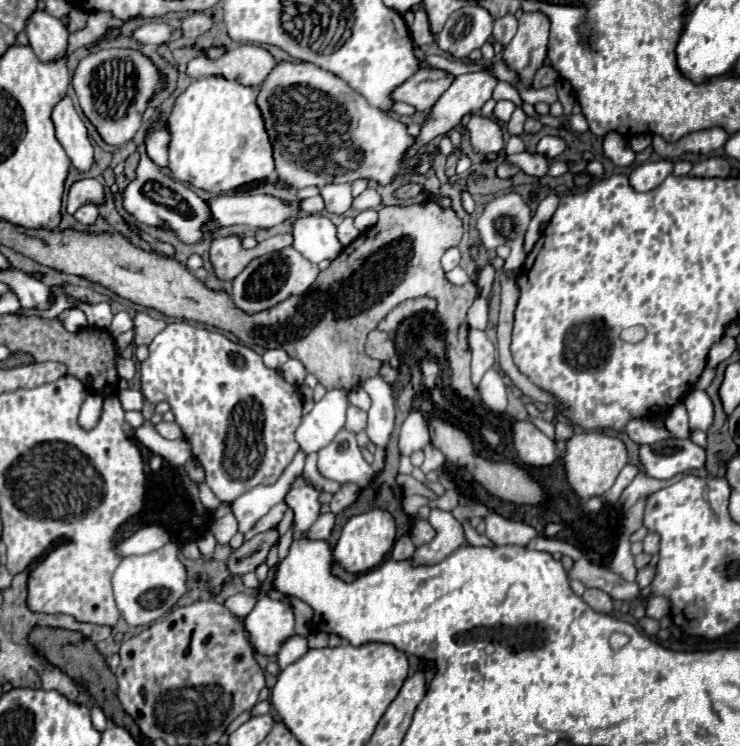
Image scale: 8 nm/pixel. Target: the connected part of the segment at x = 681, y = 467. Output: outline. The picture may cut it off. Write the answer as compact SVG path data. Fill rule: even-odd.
M668 438L656 444L640 444L638 460L646 476L670 480L676 474L702 468L706 464L706 452L692 440Z

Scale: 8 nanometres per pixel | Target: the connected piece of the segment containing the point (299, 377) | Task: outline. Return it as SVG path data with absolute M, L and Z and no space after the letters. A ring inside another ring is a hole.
M290 358L290 360L280 368L280 374L282 374L284 380L288 380L290 384L294 384L294 386L302 386L304 376L306 376L306 368L302 366L300 360Z

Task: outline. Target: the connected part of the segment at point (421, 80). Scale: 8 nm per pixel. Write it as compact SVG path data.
M422 68L392 92L392 100L412 104L416 110L426 112L450 88L454 76L438 68Z

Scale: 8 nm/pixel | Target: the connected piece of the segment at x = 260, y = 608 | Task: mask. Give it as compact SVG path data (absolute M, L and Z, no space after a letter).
M264 596L246 616L246 630L260 654L278 654L282 642L294 634L294 610L286 602Z

